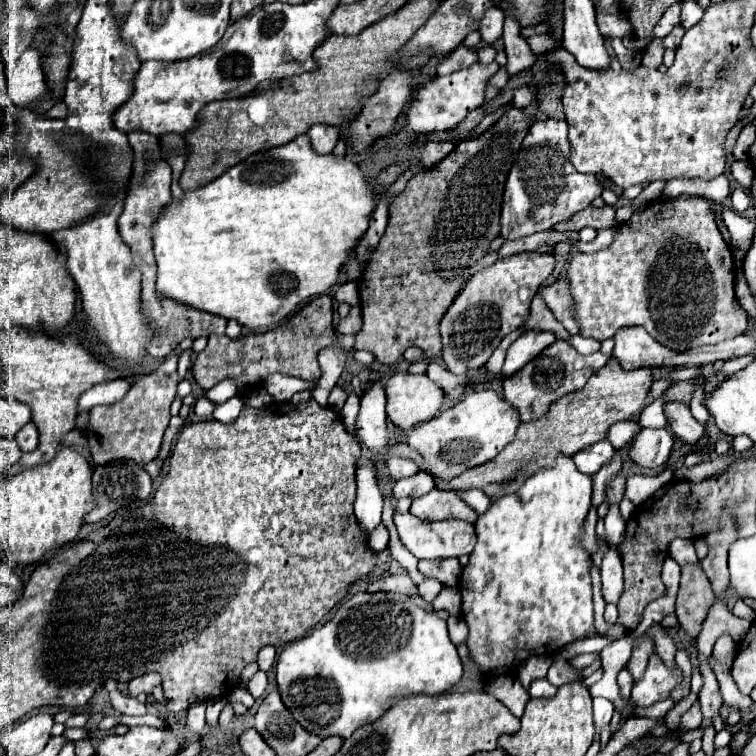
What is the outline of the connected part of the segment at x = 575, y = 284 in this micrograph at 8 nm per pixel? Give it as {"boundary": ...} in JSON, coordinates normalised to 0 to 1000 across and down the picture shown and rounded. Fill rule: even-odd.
{"boundary":[[[929,261],[862,266],[831,295],[815,298],[810,324],[780,337],[762,335],[749,366],[770,446],[802,451],[820,433],[849,430],[876,456],[905,464],[987,438],[987,411],[971,390],[971,337]]]}

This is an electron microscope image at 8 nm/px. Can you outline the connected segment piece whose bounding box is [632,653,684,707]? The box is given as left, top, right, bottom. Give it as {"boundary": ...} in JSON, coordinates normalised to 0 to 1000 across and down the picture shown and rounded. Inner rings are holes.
{"boundary":[[[862,864],[852,896],[836,909],[836,927],[844,935],[862,935],[865,930],[886,922],[886,917],[902,906],[905,890],[897,880],[881,882],[881,877]]]}

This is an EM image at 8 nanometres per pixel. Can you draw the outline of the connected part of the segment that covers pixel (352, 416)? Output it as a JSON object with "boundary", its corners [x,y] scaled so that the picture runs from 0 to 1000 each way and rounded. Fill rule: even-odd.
{"boundary":[[[460,520],[460,528],[458,528],[458,533],[455,533],[452,544],[450,544],[450,549],[455,552],[455,562],[458,562],[458,567],[463,573],[468,573],[468,565],[463,565],[463,562],[468,562],[468,557],[471,557],[474,536],[476,536],[476,525],[471,520]]]}

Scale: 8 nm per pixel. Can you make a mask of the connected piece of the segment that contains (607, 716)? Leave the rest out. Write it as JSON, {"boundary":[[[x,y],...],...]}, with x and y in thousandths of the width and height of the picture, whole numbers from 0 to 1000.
{"boundary":[[[786,922],[786,964],[788,964],[788,972],[794,972],[796,964],[807,959],[810,946],[812,946],[810,927],[796,925],[796,922]]]}

